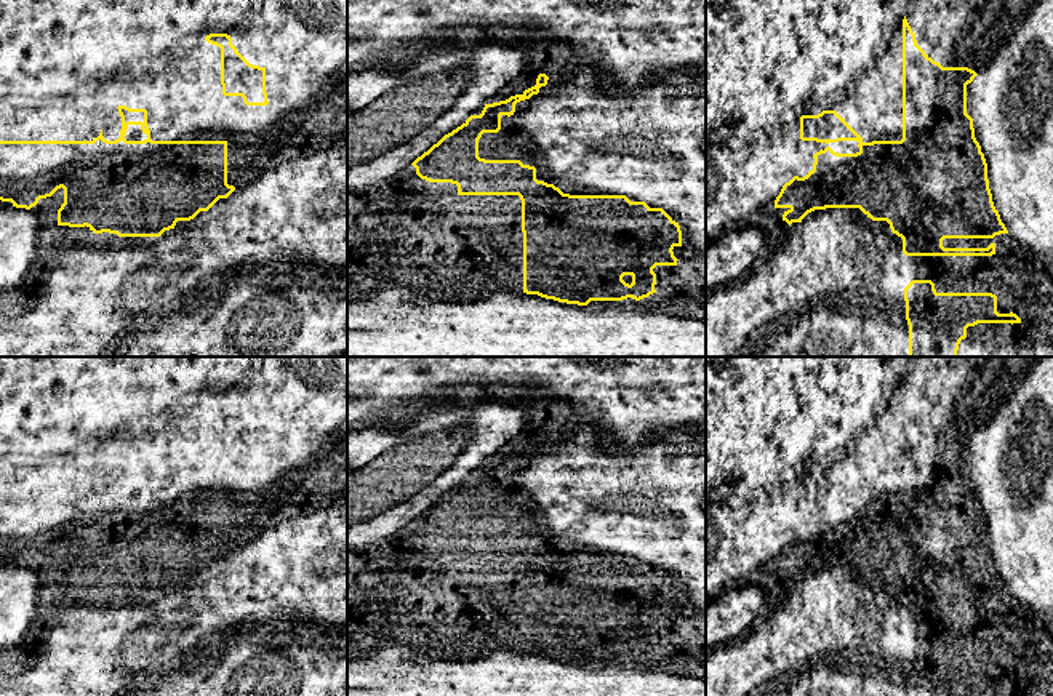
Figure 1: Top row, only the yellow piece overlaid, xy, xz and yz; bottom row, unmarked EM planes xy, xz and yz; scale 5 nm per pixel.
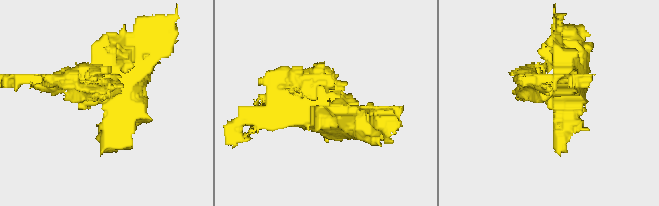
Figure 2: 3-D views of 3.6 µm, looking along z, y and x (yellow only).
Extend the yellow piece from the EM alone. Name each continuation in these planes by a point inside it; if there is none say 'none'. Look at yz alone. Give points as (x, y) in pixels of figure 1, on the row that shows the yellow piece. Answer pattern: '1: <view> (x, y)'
1: yz (768, 63)

